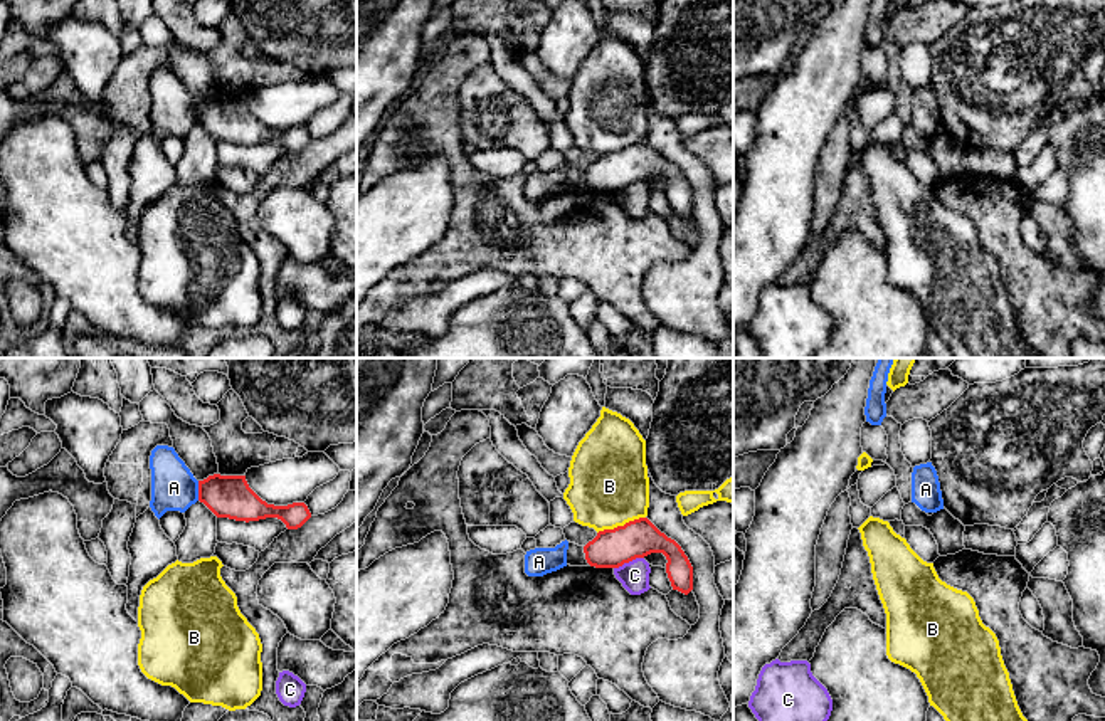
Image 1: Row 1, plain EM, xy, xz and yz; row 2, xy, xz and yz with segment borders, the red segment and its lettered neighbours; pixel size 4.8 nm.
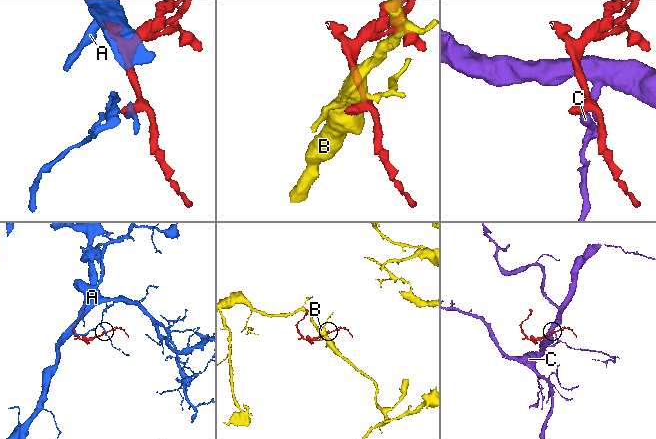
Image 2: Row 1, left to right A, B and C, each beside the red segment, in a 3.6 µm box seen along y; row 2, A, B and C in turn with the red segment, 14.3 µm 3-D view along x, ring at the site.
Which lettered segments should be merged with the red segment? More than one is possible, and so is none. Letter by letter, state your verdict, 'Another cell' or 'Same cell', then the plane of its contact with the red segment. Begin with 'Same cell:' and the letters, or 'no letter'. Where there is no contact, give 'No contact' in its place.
Same cell: no letter
A: Another cell. Touches red in xy
B: Another cell. Touches red in xz
C: Another cell. Touches red in xz

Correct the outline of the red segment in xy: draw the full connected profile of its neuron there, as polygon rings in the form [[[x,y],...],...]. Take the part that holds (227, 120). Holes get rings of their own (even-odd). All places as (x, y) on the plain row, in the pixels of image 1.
[[[214,97],[198,104],[198,124],[217,141],[246,146],[278,141],[288,153],[298,153],[311,141],[304,126],[288,129],[267,128],[249,111],[246,99]]]

